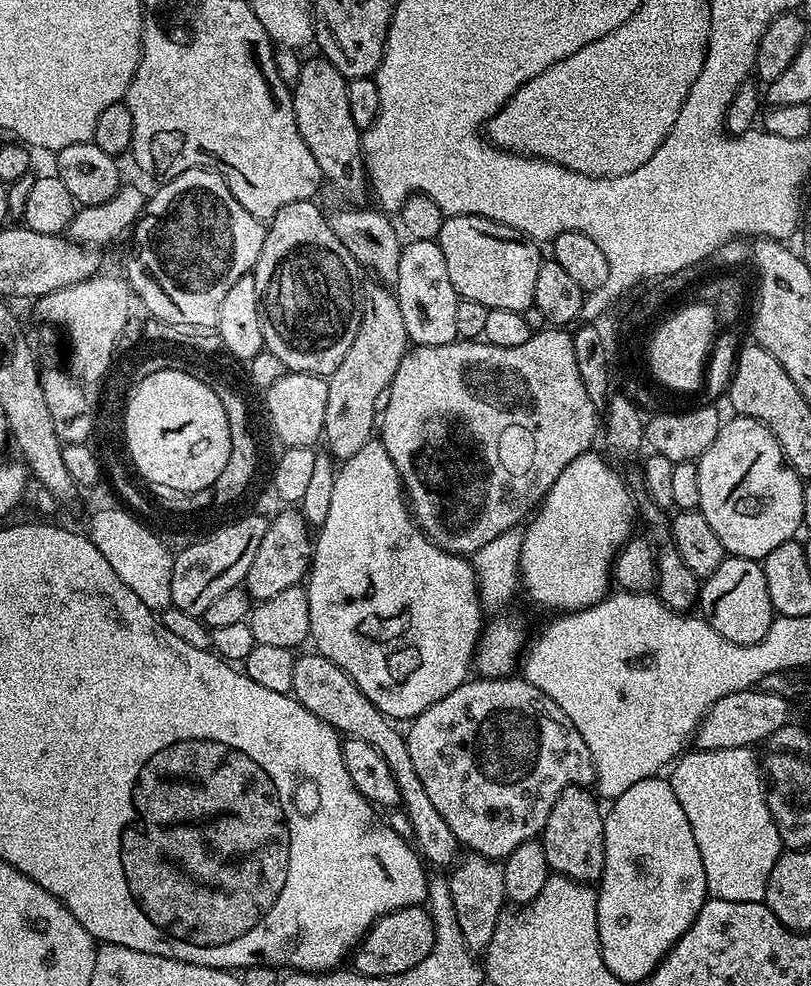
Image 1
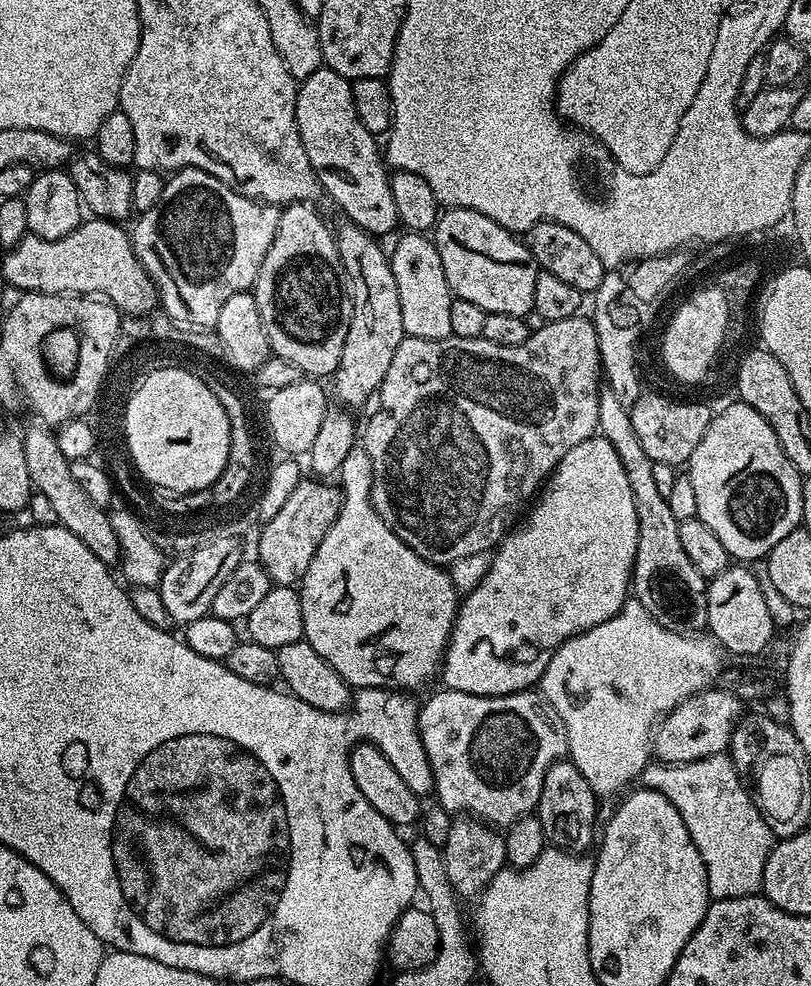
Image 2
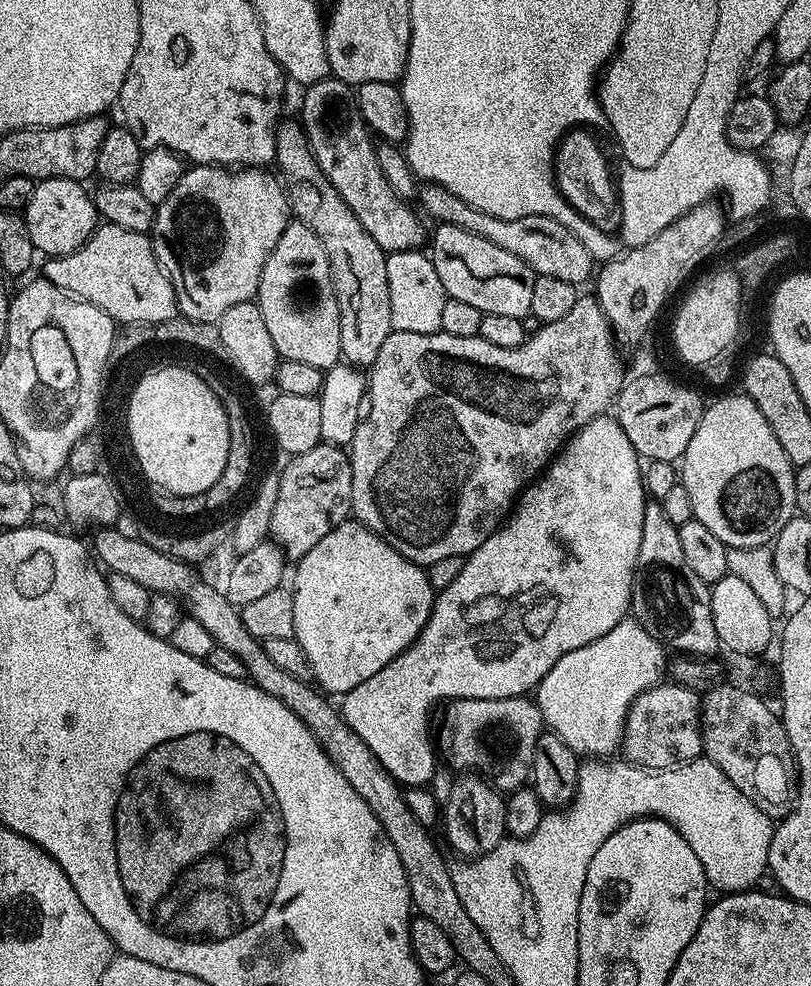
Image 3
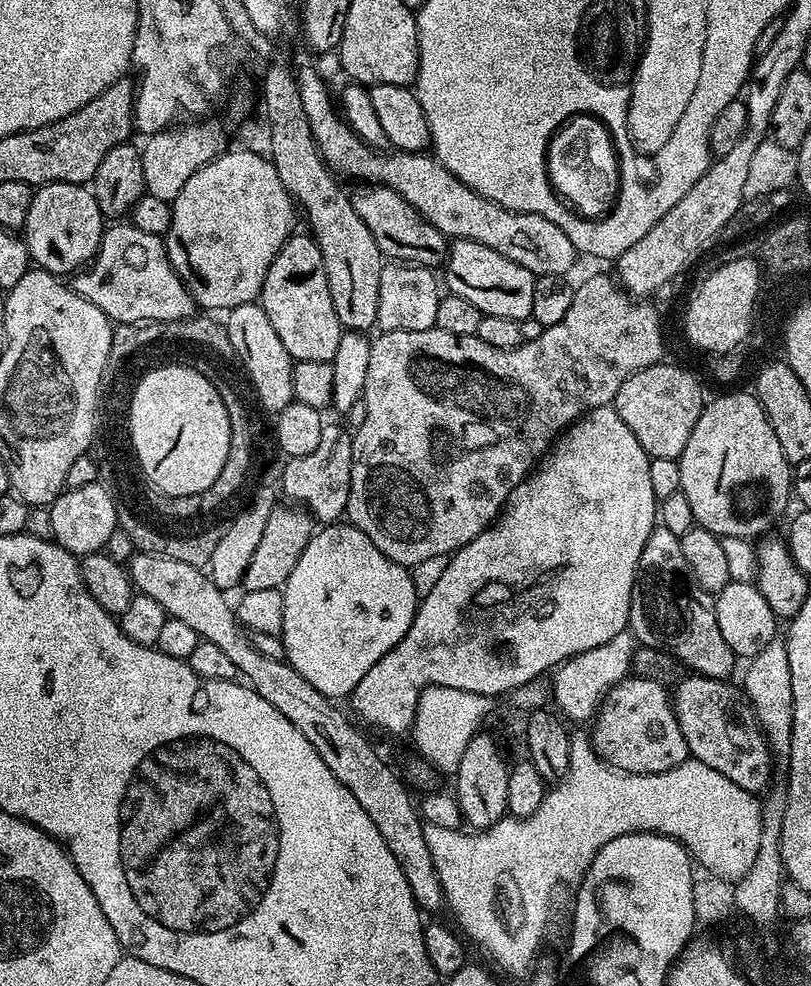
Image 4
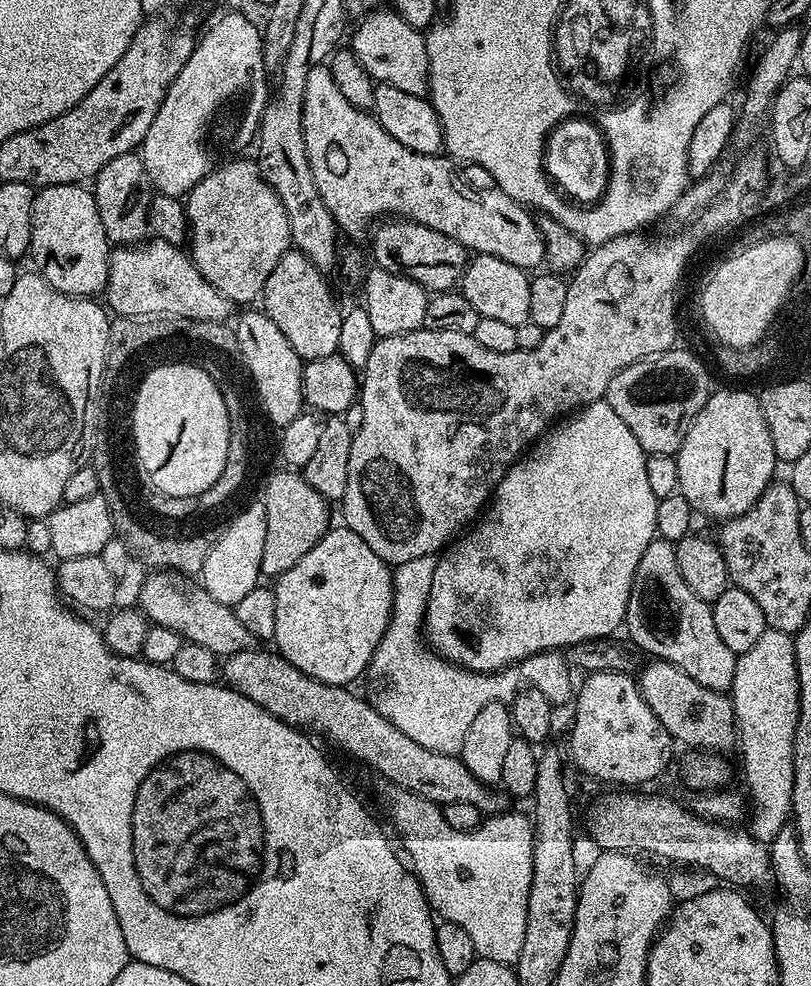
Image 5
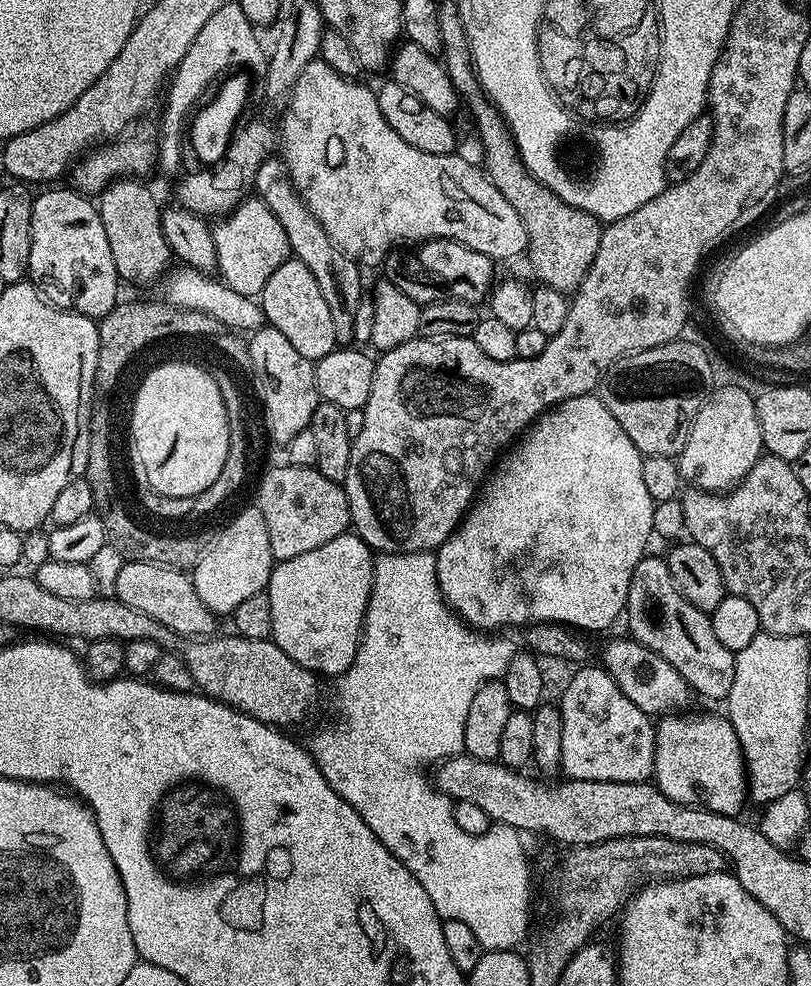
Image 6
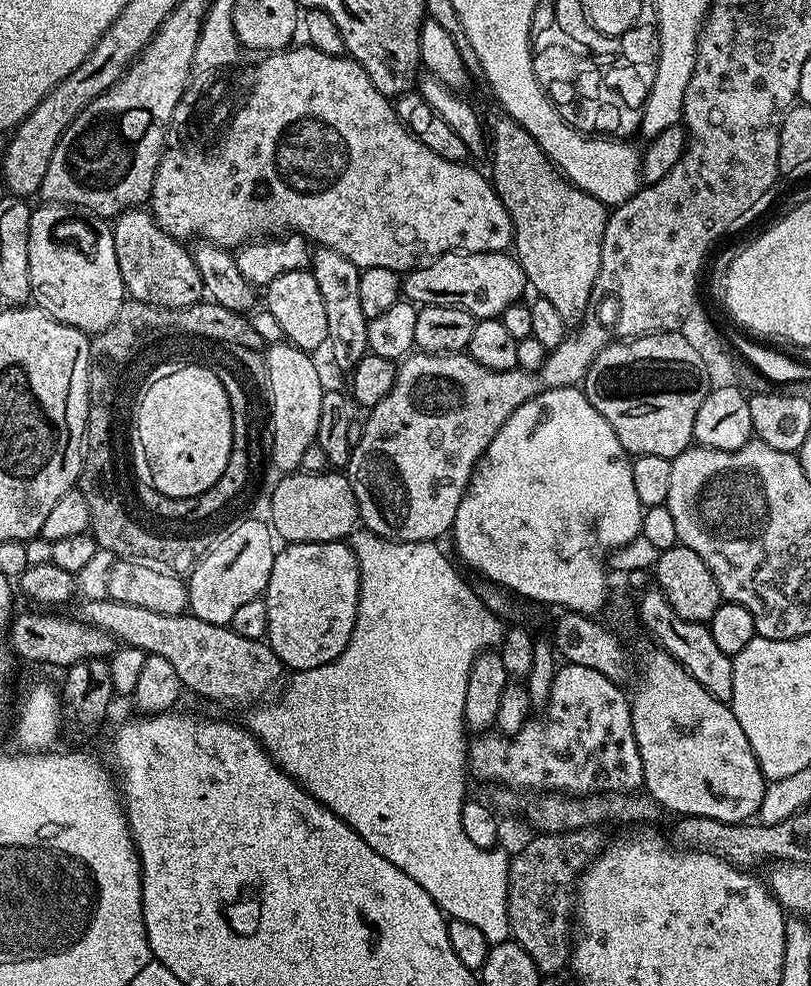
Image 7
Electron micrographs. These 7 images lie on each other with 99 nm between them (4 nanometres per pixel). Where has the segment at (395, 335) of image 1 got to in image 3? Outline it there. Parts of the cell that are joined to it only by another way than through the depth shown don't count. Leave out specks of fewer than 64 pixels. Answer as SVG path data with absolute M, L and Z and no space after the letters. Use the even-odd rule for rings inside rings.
M281 119L276 125L276 159L279 175L287 191L291 211L301 224L318 234L318 242L330 258L332 279L336 282L336 297L340 303L340 350L343 357L357 366L370 366L382 350L382 342L392 331L390 318L390 286L386 282L384 249L366 234L362 222L354 218L354 210L346 206L342 194L334 190L330 178L322 172L308 145L303 124L295 119Z

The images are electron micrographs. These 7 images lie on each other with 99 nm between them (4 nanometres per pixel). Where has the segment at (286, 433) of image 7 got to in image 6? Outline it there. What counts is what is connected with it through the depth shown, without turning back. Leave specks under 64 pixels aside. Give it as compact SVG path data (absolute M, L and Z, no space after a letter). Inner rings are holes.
M271 326L258 328L251 333L247 346L248 354L253 362L252 380L255 381L255 392L262 405L263 427L267 431L267 439L272 444L274 442L280 446L287 446L291 440L296 439L296 435L302 429L311 425L312 416L318 405L322 403L316 389L316 369L313 361L302 358L302 354L298 354L298 350L294 350L294 346L290 346L290 342L282 334L282 330Z

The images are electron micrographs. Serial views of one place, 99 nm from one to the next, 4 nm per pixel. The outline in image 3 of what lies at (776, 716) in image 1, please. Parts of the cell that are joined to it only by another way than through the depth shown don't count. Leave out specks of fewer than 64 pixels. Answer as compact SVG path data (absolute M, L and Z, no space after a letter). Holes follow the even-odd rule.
M661 682L648 688L637 696L628 707L628 717L624 719L624 739L622 752L634 764L643 768L675 768L678 764L687 764L690 760L701 759L704 751L702 720L698 715L698 696L691 688L683 688L681 684Z

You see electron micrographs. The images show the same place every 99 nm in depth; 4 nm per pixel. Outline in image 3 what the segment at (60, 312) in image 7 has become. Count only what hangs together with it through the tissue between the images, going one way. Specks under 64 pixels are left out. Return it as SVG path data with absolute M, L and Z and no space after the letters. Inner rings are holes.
M61 176L41 180L33 187L22 215L30 230L30 242L34 242L37 253L48 258L65 256L78 250L92 237L92 231L98 227L98 213L95 199L84 187L79 180L67 180Z

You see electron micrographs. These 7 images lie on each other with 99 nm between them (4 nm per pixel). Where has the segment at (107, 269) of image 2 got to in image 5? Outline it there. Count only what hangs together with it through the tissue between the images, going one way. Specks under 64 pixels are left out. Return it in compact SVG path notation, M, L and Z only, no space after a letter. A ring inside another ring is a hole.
M155 238L135 246L116 246L111 249L108 258L107 296L107 307L116 316L157 312L218 324L233 319L232 301L214 290L214 286L210 286L206 278L202 278L191 255L183 247Z

